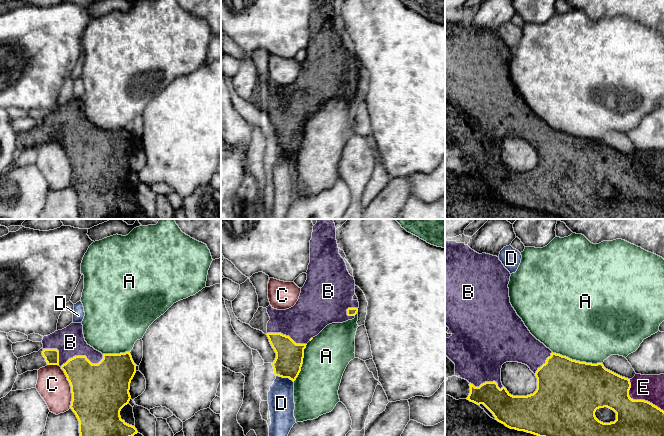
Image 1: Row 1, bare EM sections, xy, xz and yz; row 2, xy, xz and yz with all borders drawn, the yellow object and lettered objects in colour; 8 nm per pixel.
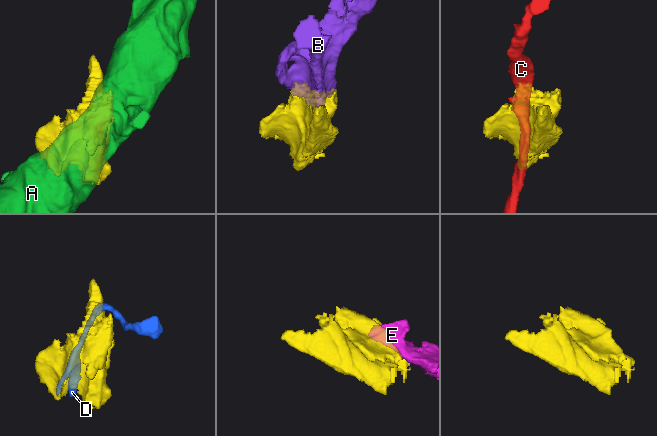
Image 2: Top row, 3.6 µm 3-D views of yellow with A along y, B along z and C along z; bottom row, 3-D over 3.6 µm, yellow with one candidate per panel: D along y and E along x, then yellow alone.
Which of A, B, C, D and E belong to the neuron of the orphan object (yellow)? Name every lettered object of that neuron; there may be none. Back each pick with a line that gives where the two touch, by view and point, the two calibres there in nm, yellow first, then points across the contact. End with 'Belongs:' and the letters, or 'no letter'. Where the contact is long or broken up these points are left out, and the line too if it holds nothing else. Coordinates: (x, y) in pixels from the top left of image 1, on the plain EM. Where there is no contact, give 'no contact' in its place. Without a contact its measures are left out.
B: meets yellow in xy at (83, 132); 360 nm thick on the yellow side, 240 nm on the other
E: meets yellow in yz at (638, 176); 420 nm thick on the yellow side, 220 nm on the other
Belongs: B, E

